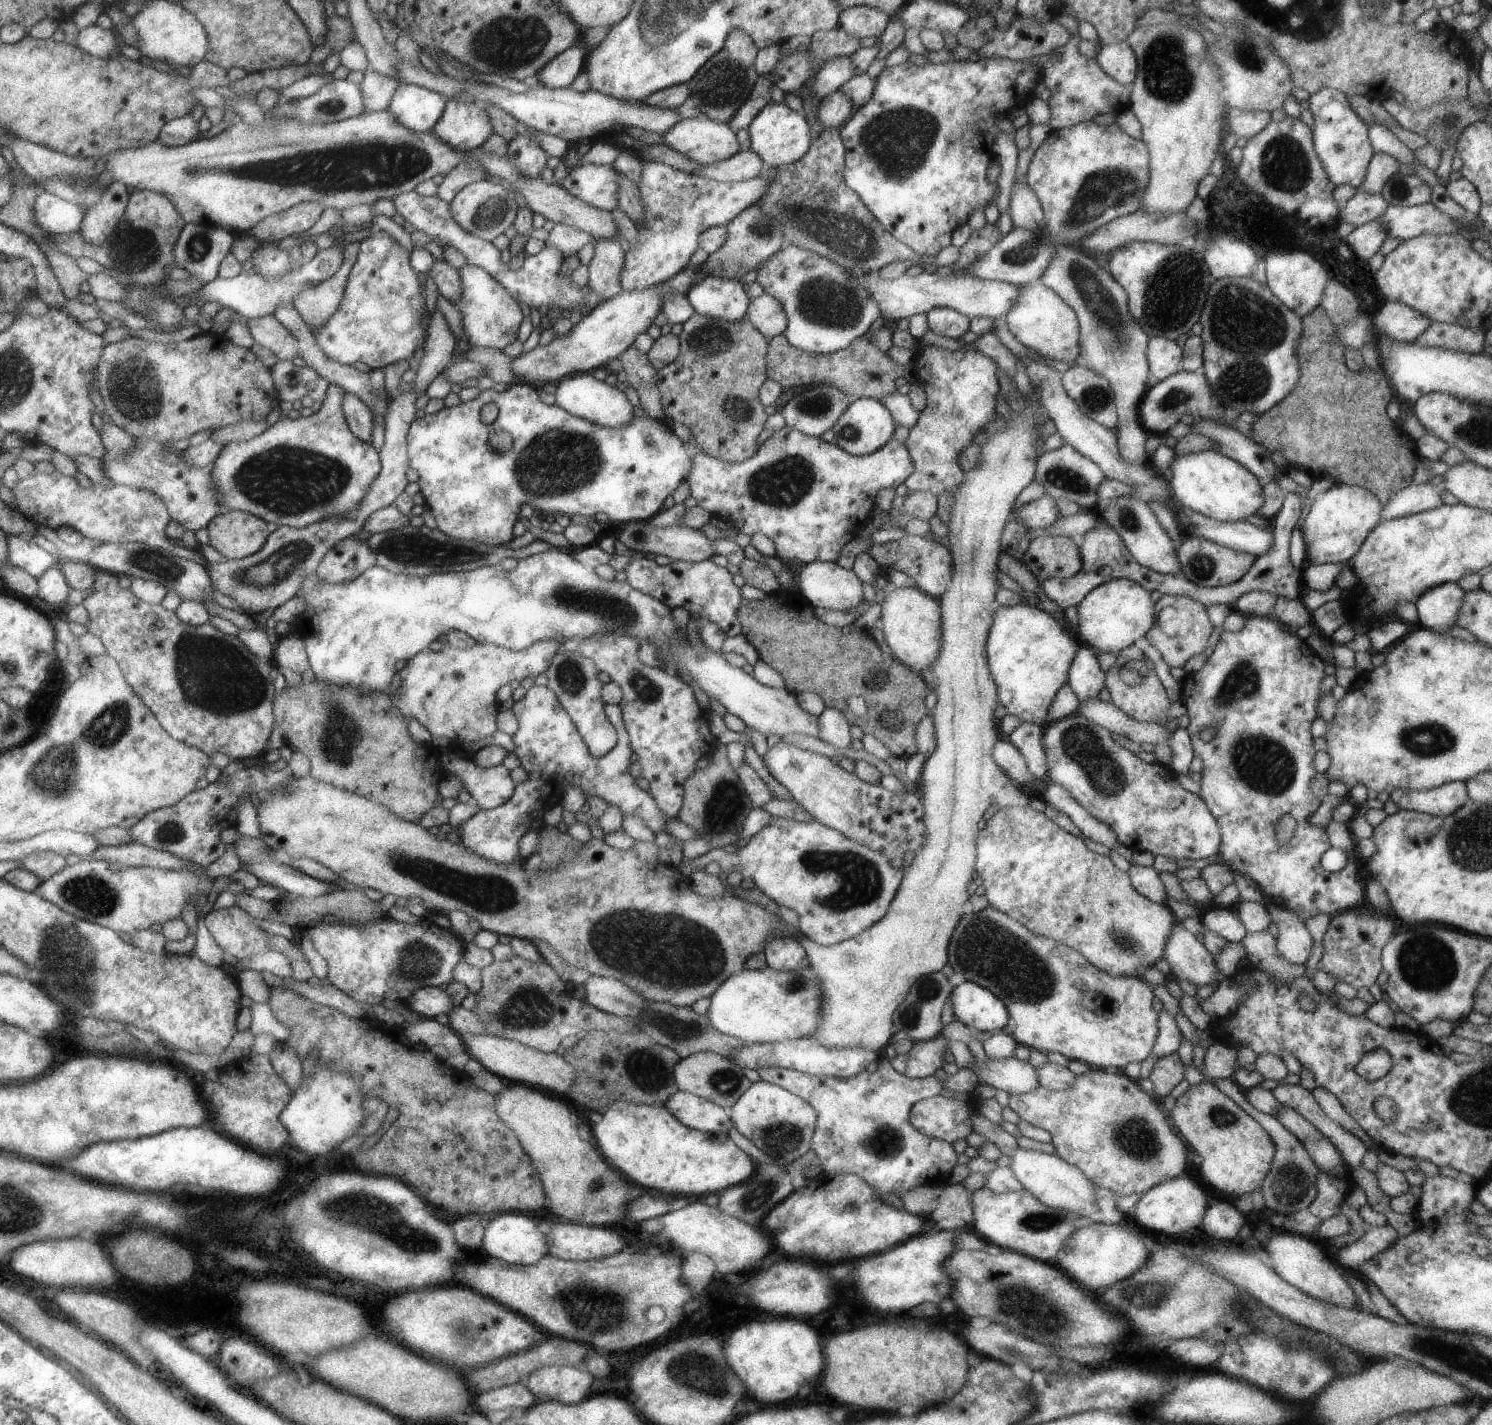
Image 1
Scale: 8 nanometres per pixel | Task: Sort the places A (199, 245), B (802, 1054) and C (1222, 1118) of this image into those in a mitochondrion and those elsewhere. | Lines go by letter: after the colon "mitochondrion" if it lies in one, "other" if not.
A: mitochondrion
B: other
C: mitochondrion

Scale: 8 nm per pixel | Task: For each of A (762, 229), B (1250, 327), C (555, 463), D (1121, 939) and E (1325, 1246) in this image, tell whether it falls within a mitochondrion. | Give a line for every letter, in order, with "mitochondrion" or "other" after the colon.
A: mitochondrion
B: mitochondrion
C: mitochondrion
D: mitochondrion
E: other

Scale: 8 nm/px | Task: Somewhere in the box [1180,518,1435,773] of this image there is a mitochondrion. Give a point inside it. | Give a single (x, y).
(1241, 683)

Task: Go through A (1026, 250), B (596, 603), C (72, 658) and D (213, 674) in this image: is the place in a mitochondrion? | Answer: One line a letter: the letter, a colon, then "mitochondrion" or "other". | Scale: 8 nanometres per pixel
A: mitochondrion
B: mitochondrion
C: other
D: mitochondrion

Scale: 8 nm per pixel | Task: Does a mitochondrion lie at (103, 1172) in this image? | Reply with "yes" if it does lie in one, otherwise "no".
no

